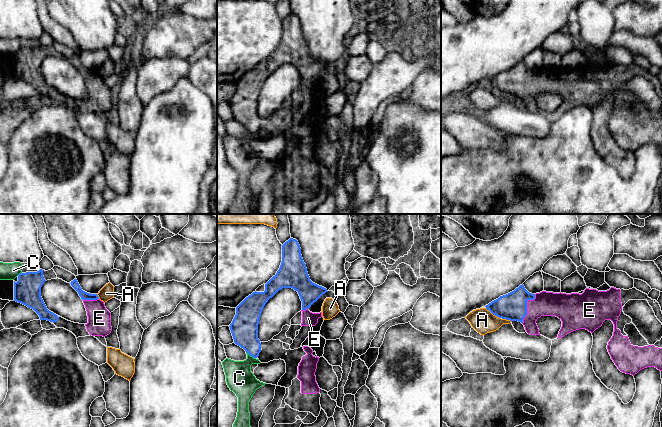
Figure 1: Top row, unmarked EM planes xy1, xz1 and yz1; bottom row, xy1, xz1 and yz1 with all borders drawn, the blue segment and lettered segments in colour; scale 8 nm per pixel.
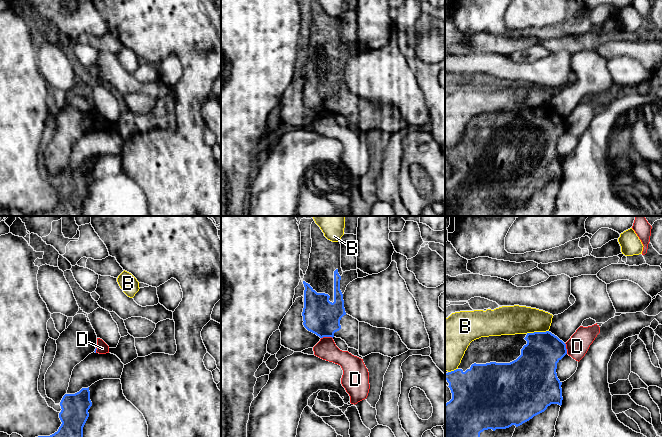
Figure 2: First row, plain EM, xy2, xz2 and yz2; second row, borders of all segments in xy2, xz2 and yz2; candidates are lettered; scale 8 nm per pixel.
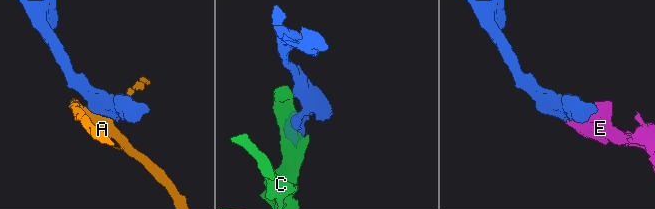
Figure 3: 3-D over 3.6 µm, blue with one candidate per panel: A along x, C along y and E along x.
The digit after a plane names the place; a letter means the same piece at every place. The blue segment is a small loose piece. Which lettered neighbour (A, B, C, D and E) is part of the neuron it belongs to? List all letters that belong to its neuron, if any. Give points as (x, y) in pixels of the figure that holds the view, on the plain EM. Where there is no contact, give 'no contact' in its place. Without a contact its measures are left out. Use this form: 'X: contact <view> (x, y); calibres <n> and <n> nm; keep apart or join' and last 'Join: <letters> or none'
A: contact yz1 (493, 90); calibres 220 and 190 nm; keep apart
B: contact yz2 (537, 108); calibres 300 and 240 nm; keep apart
C: contact xz1 (251, 131); calibres 220 and 220 nm; keep apart
D: contact xz2 (326, 112); calibres 280 and 170 nm; keep apart
E: contact yz1 (526, 83); calibres 220 and 190 nm; join
Join: E

